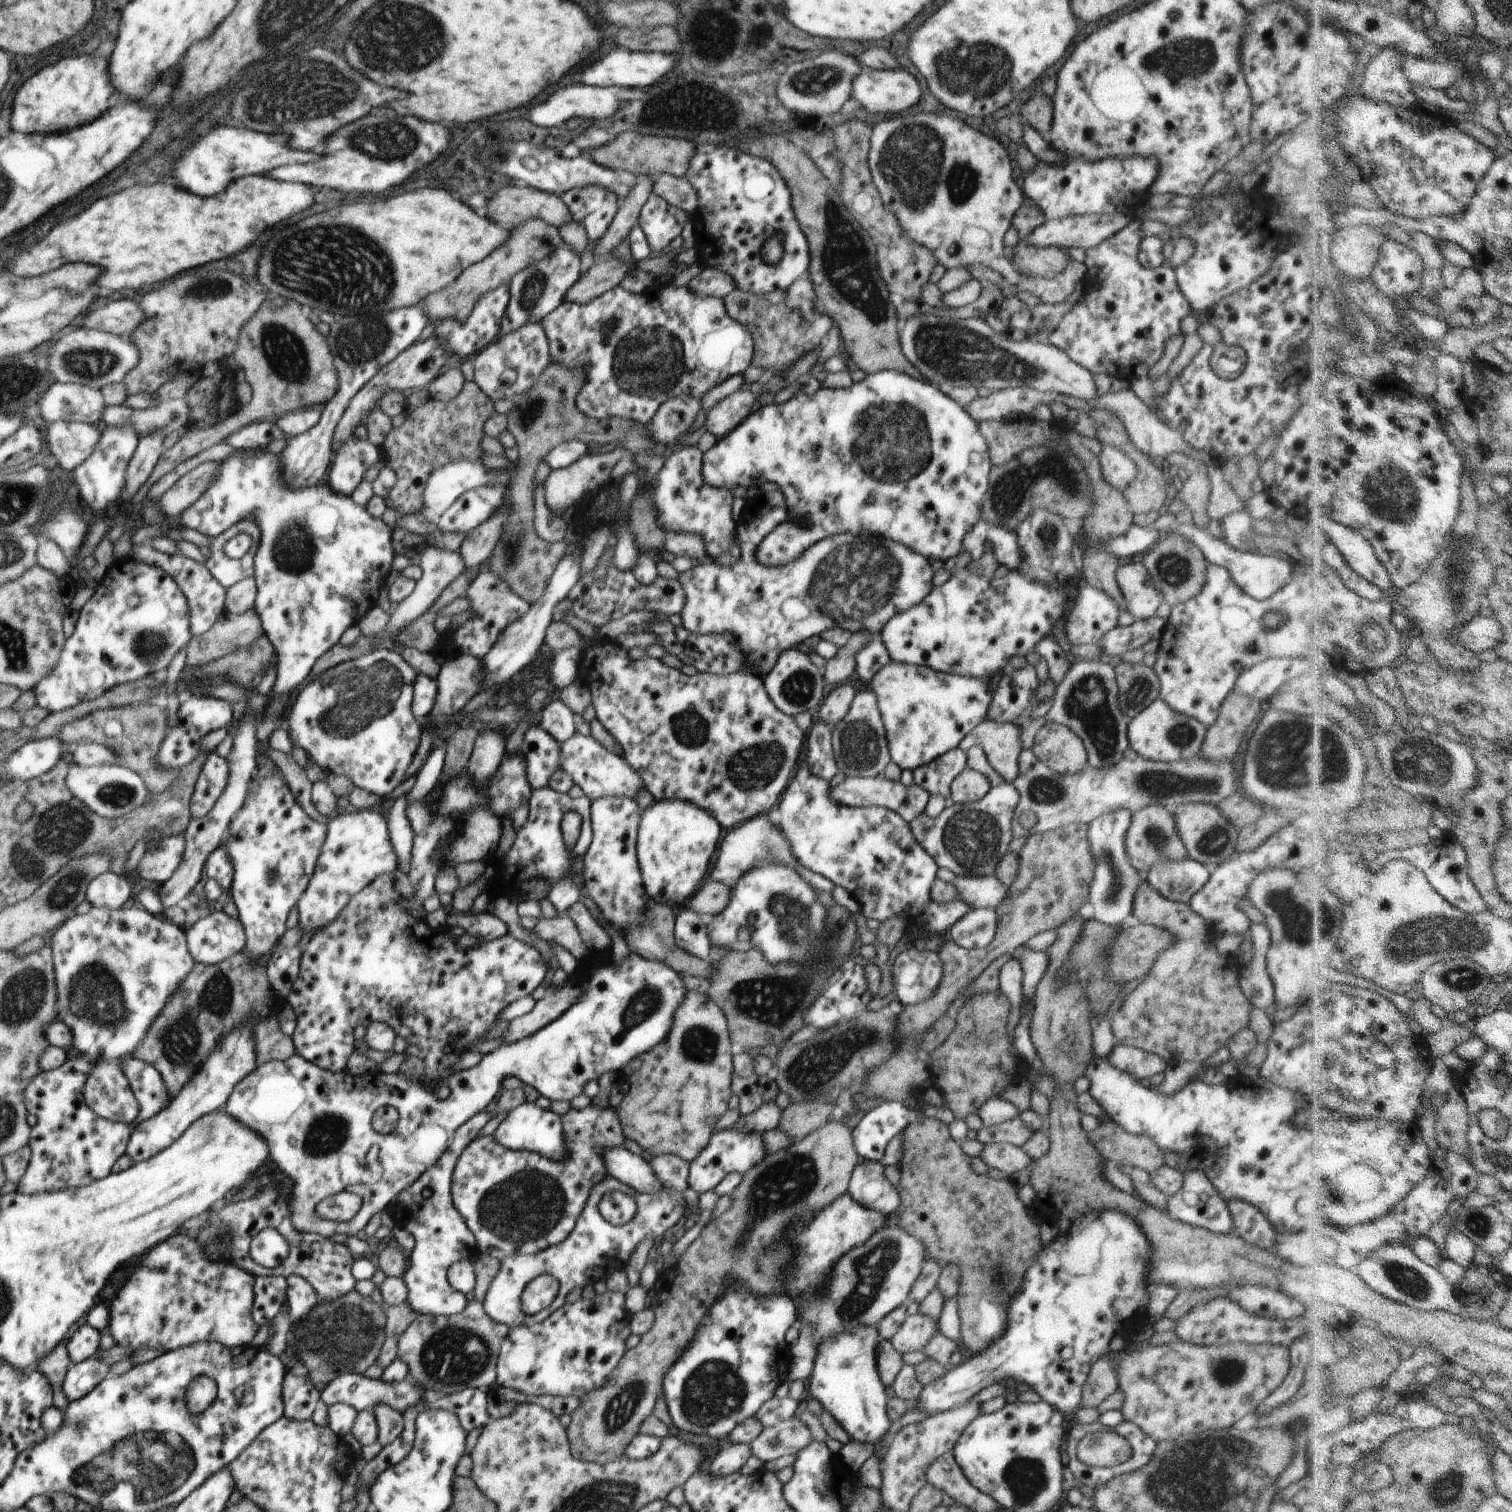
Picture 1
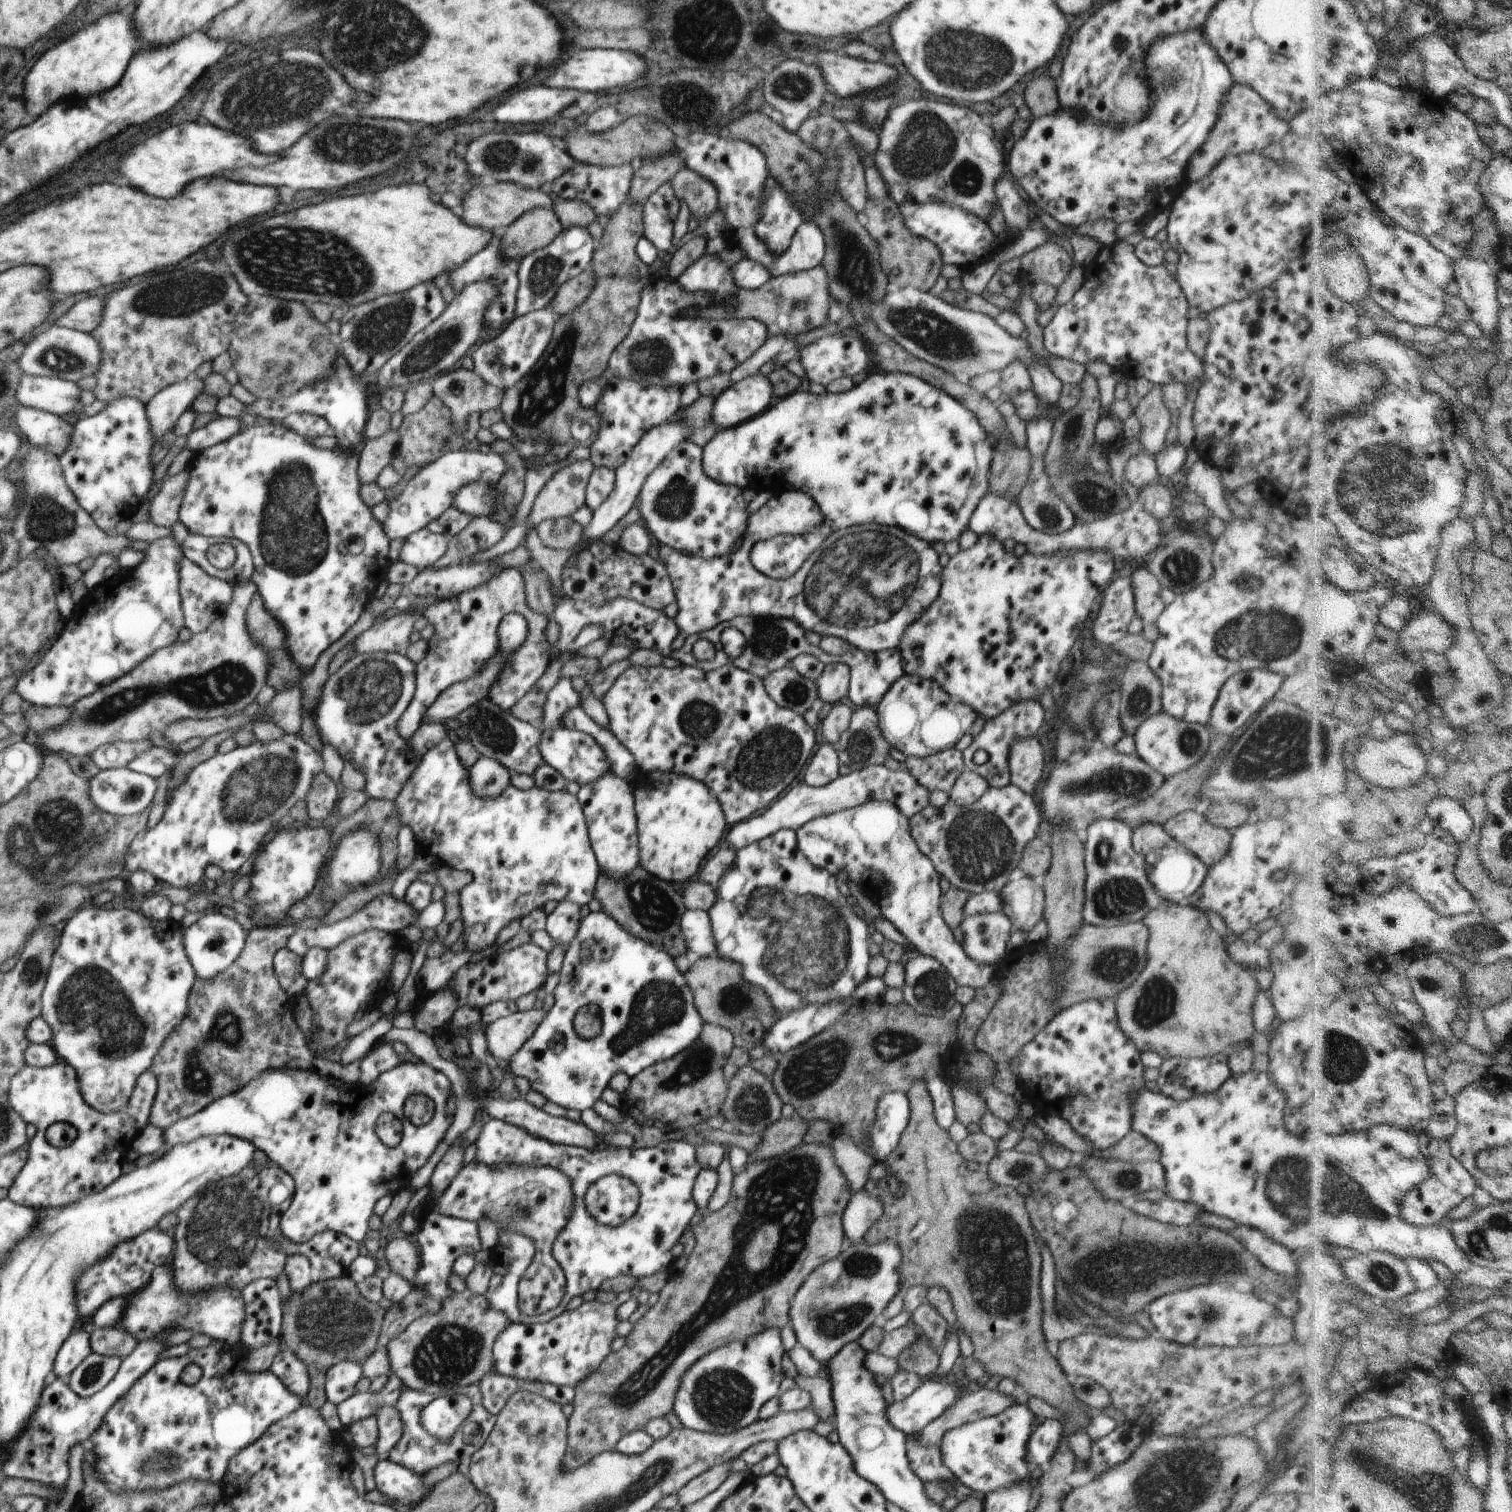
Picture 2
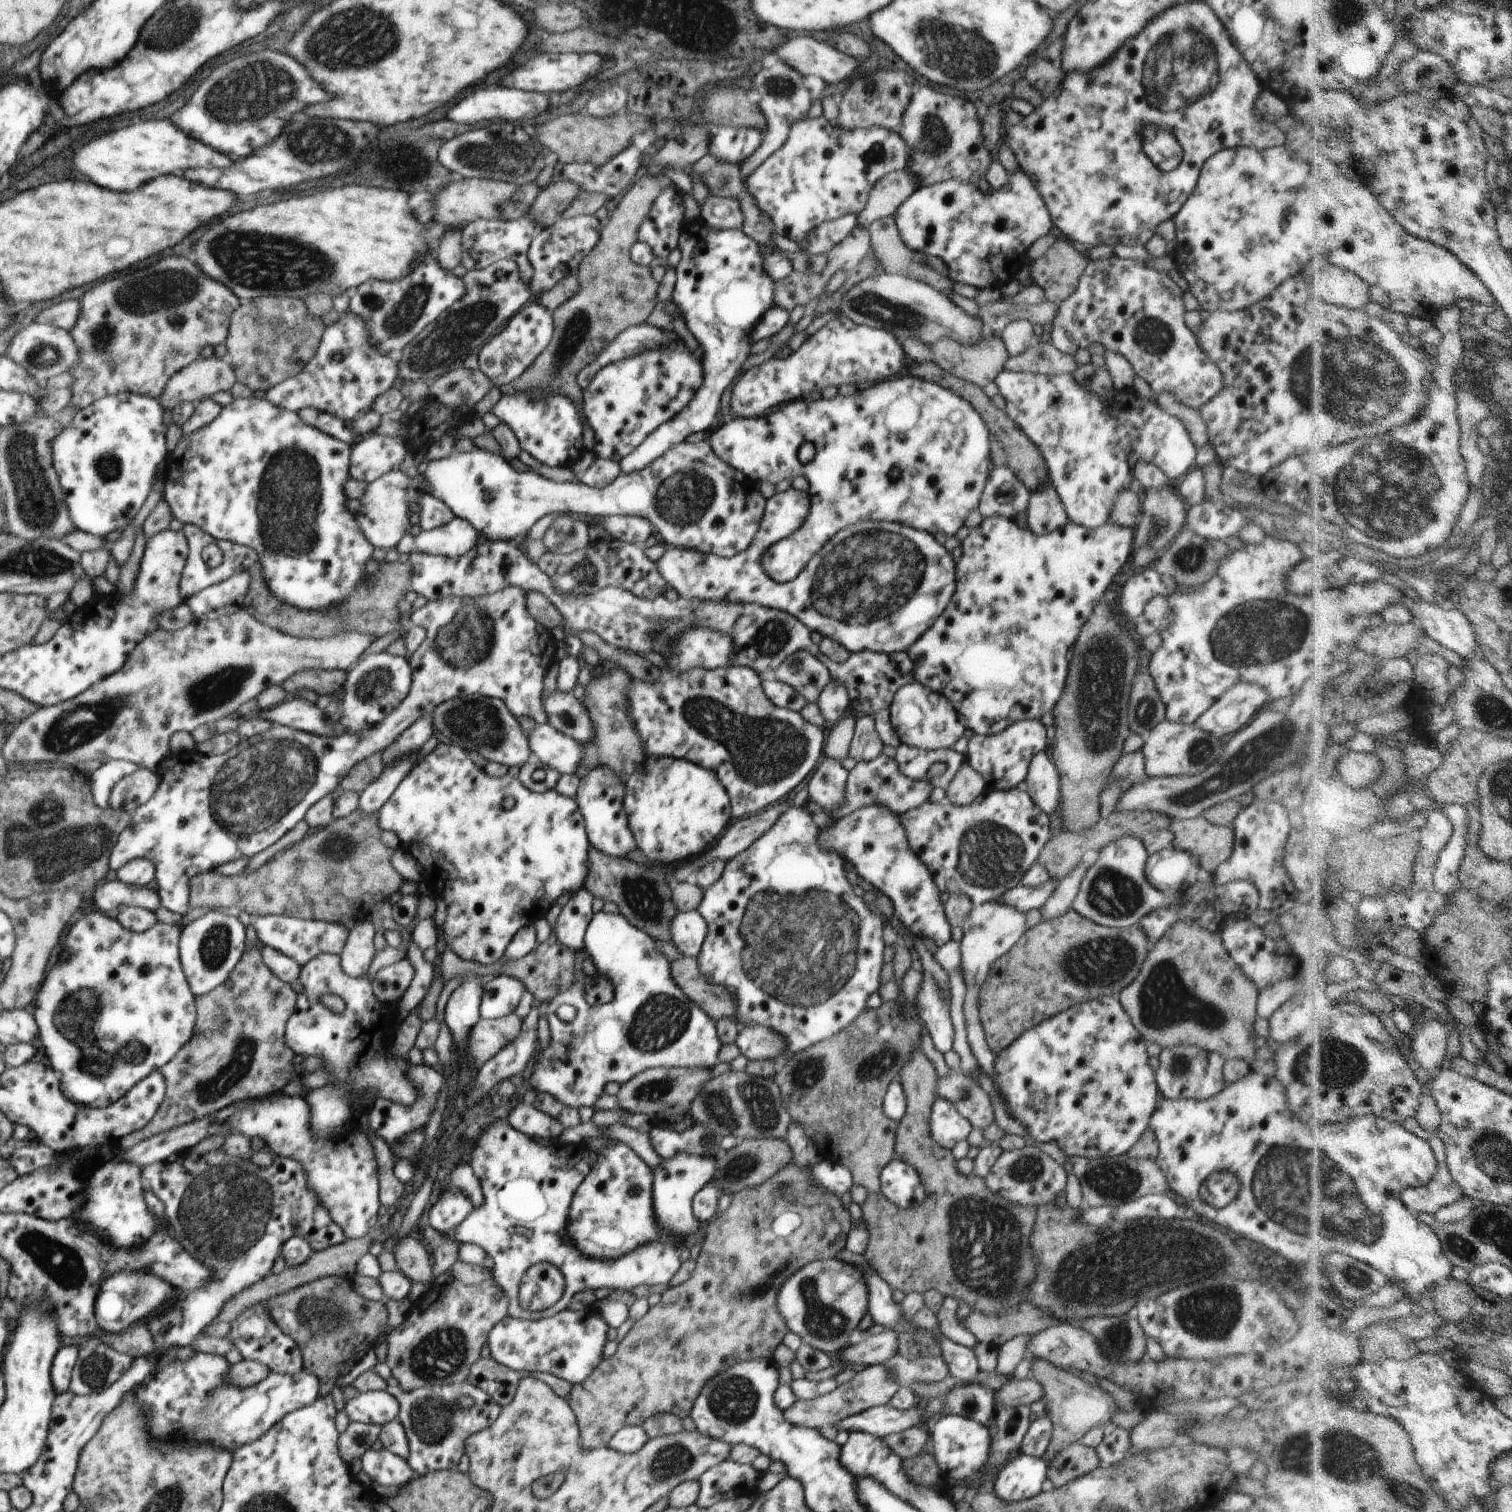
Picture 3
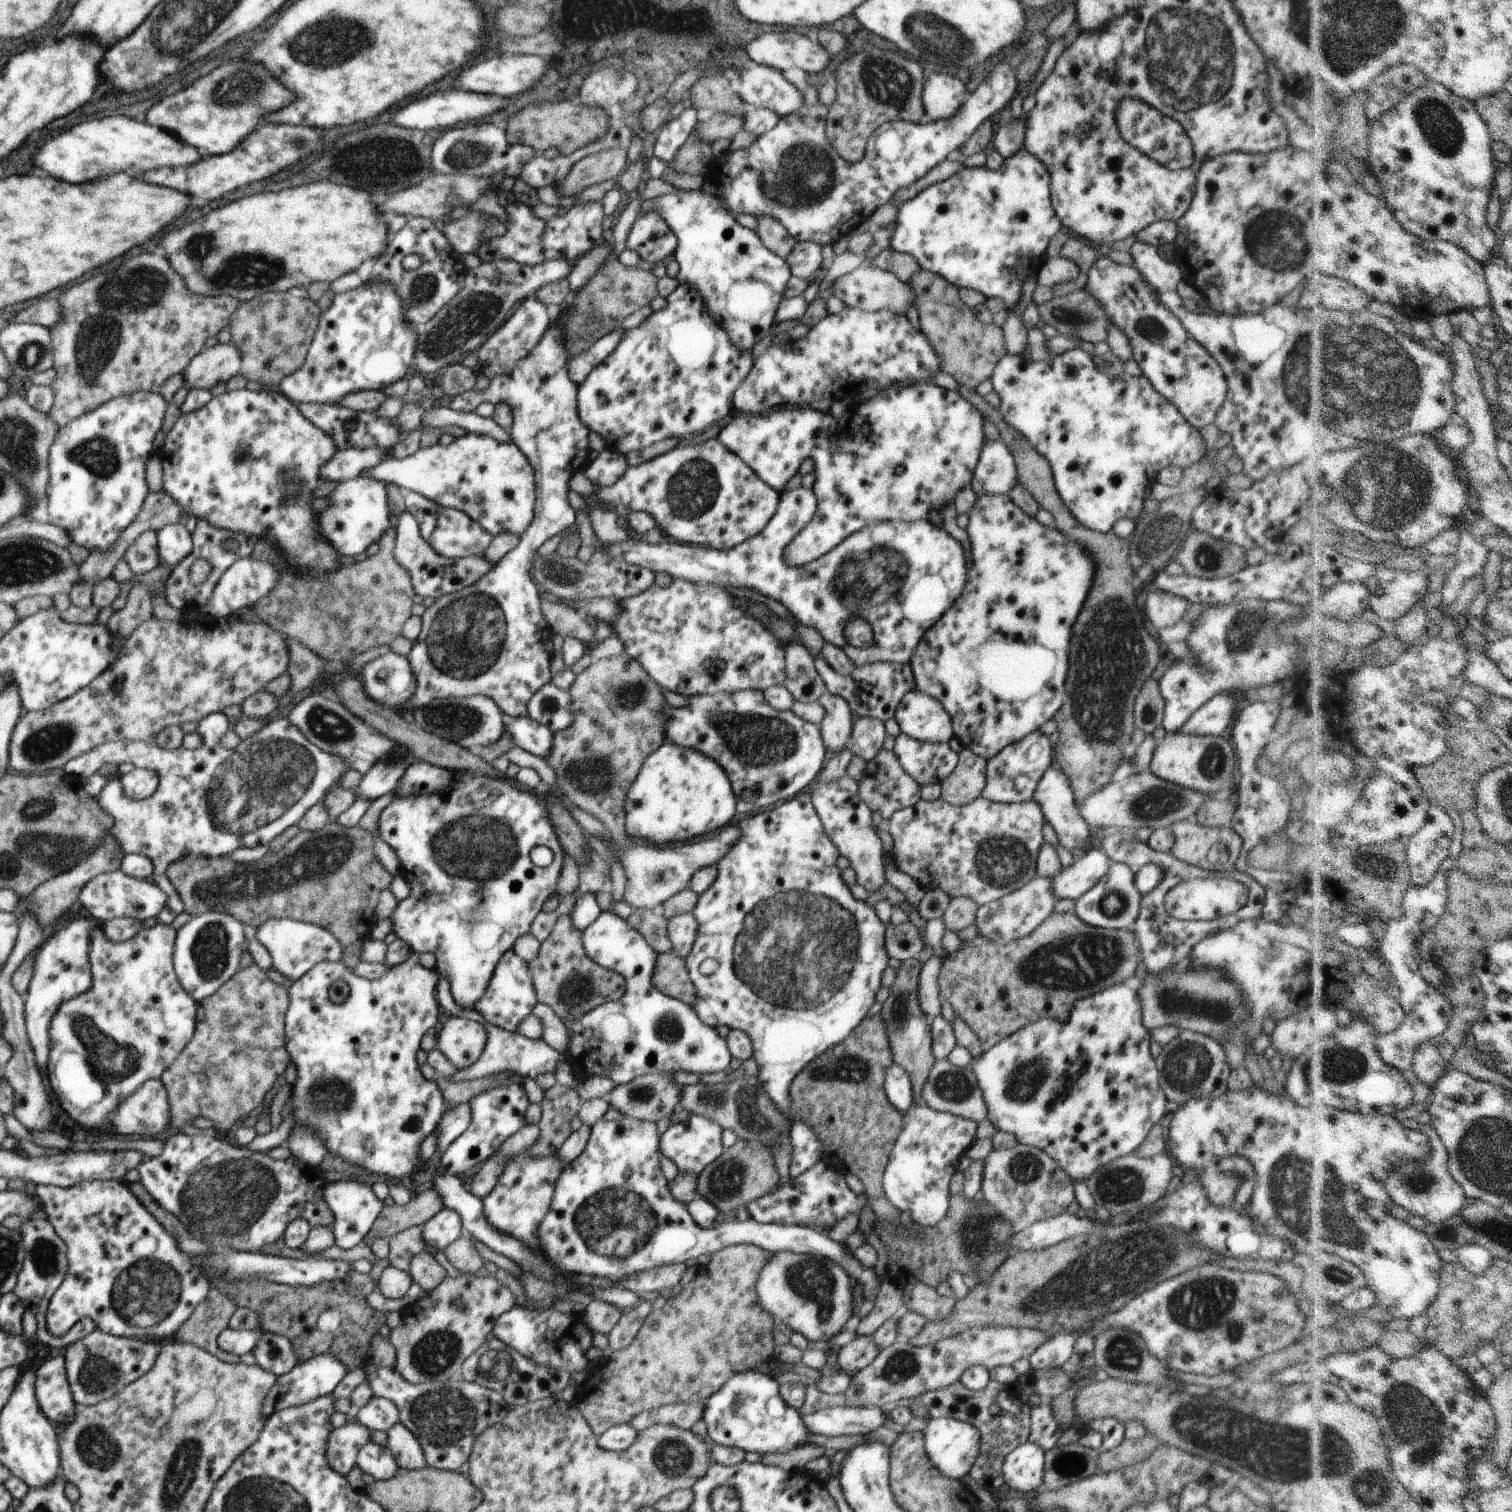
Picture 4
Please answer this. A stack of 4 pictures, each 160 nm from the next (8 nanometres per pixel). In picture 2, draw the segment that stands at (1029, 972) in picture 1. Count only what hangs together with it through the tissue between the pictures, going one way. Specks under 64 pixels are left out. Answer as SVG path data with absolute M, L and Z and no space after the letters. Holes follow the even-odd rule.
M1020 869L1010 873L1009 881L999 890L1003 902L1002 912L1013 924L1013 931L1020 930L1025 935L1043 919L1045 909L1045 892L1041 881L1026 876Z

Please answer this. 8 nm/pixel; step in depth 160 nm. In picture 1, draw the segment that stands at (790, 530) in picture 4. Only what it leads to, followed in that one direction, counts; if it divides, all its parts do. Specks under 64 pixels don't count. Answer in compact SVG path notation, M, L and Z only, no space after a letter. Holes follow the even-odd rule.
M772 486L762 487L760 492L746 503L743 517L737 522L740 558L730 566L706 562L680 573L678 578L686 595L681 612L683 627L695 635L735 634L737 646L747 659L745 666L749 667L749 670L744 671L756 675L760 680L774 668L782 651L794 649L806 642L810 636L818 636L821 632L830 630L830 627L842 627L842 630L850 630L850 634L866 629L873 638L880 637L885 624L894 615L910 610L918 602L922 602L933 589L934 572L926 557L890 539L870 535L842 533L826 537L785 565L763 565L755 557L758 545L781 522L792 519L787 508L780 489Z

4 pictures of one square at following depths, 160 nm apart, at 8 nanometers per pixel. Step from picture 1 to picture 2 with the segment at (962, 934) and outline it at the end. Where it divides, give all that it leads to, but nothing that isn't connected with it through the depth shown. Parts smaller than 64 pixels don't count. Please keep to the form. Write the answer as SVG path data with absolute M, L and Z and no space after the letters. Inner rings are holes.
M1002 911L963 917L960 930L965 936L962 948L979 965L996 965L1007 952L1013 924Z

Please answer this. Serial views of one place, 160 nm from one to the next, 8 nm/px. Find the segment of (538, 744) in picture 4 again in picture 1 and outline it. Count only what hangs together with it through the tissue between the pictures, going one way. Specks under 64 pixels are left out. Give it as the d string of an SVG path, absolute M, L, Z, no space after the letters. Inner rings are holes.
M576 731L560 746L561 768L570 774L575 784L582 788L583 794L592 801L610 796L635 800L638 793L646 790L642 777L627 763L627 760L609 752L594 737L586 737Z

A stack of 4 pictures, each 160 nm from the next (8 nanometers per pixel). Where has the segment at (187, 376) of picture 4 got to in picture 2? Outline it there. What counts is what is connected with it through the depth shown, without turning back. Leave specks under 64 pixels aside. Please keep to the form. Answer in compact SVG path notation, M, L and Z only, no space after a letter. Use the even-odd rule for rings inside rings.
M190 376L182 382L174 383L155 394L145 405L154 444L164 434L170 432L176 420L182 416L196 397L203 392L204 380Z

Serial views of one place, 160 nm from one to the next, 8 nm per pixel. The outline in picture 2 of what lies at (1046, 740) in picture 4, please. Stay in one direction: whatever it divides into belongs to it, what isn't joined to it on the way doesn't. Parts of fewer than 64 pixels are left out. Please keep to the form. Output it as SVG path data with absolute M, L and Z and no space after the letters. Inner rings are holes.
M1028 699L1015 702L997 717L986 719L982 731L973 738L970 746L962 752L964 768L983 776L990 787L1005 787L1011 782L1007 765L1009 746L1026 737L1036 738L1036 732L1044 724L1044 711L1040 701ZM978 750L985 750L988 754L988 761L982 765L976 765L972 759Z

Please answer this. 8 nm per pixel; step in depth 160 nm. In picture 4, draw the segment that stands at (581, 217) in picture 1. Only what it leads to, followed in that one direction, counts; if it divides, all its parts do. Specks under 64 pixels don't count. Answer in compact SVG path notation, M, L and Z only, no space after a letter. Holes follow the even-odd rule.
M593 144L575 150L569 155L560 153L551 160L546 160L542 154L536 156L521 170L521 178L532 188L556 186L572 170L572 167L592 152Z

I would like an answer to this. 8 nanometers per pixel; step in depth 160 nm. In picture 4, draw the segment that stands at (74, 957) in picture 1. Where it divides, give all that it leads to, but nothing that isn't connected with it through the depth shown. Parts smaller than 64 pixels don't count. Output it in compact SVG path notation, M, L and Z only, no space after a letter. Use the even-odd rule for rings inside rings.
M94 922L89 932L91 985L85 993L64 1002L50 1024L52 1050L48 1064L50 1088L56 1094L60 1108L87 1131L116 1133L113 1112L143 1082L159 1079L194 1036L197 1003L183 989L173 967L173 952L177 932L172 925L158 923L142 928L131 939L122 942L108 940L102 924Z

